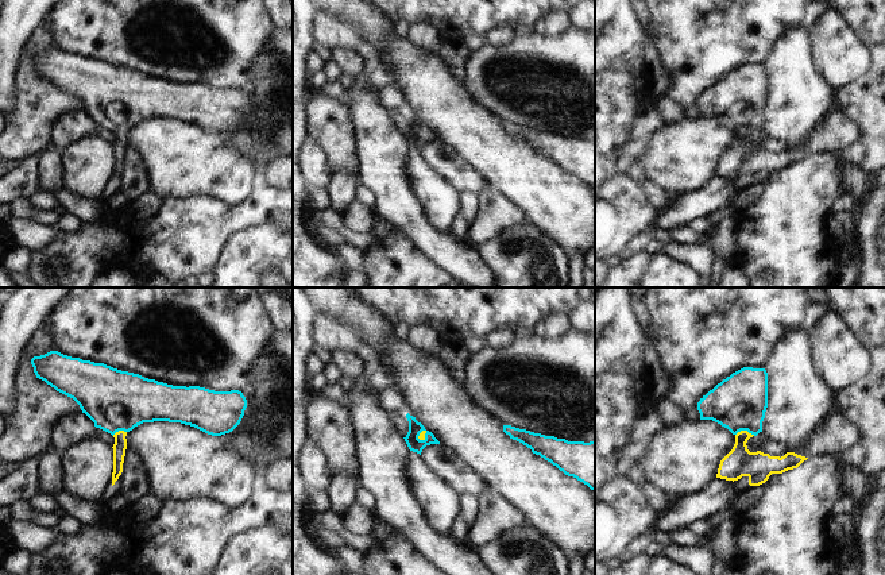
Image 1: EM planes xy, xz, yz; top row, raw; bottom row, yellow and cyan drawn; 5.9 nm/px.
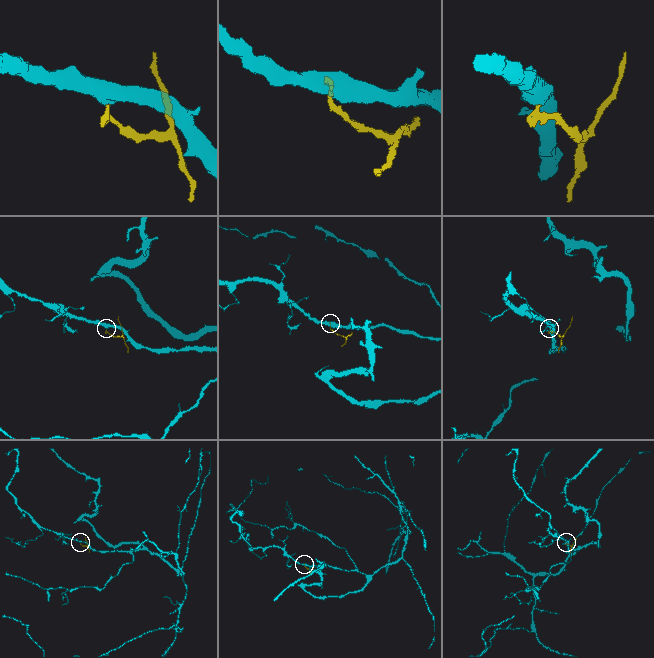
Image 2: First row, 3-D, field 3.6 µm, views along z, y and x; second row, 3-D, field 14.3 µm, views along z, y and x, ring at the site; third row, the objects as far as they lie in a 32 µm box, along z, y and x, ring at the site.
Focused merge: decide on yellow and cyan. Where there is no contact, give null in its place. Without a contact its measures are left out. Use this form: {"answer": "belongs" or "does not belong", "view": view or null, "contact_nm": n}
{"answer": "belongs", "view": "yz", "contact_nm": 120}

